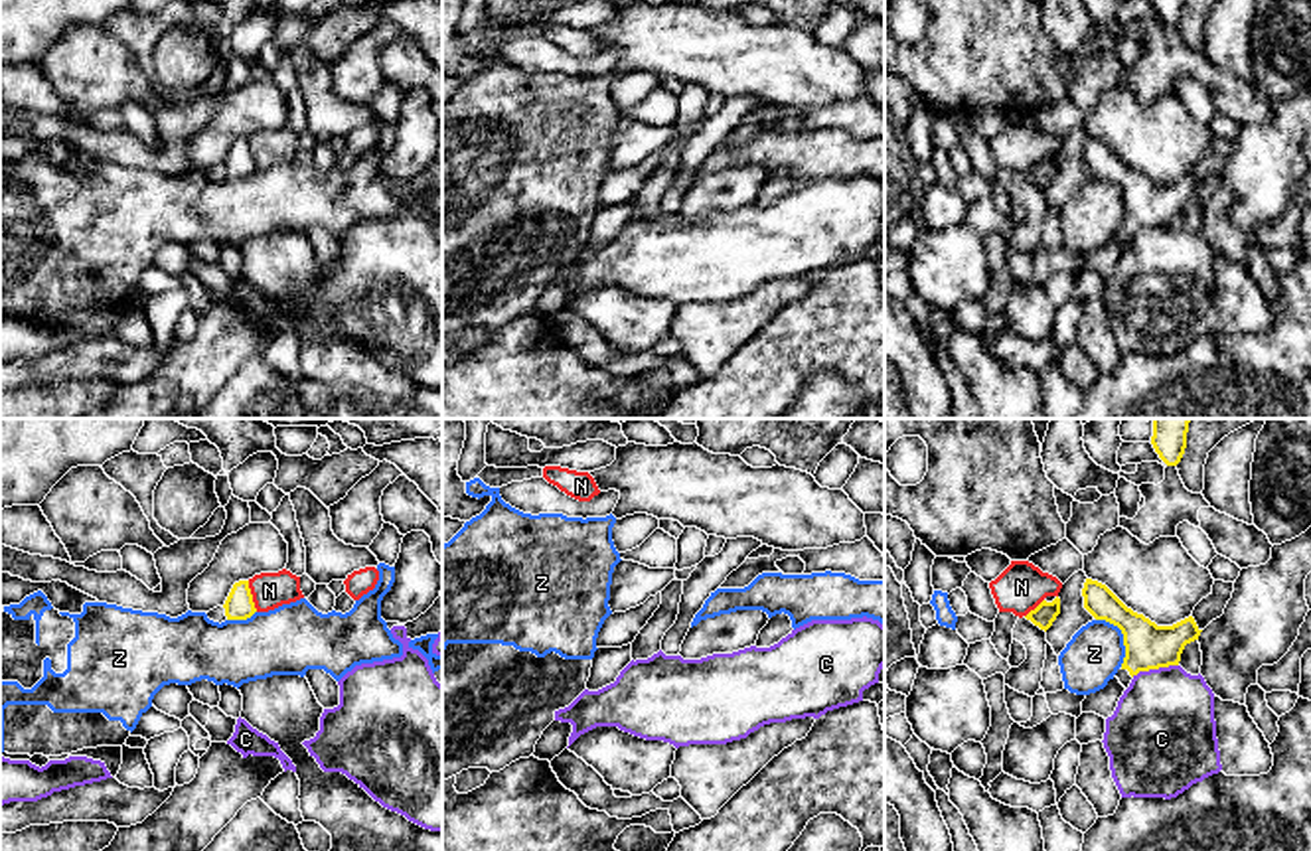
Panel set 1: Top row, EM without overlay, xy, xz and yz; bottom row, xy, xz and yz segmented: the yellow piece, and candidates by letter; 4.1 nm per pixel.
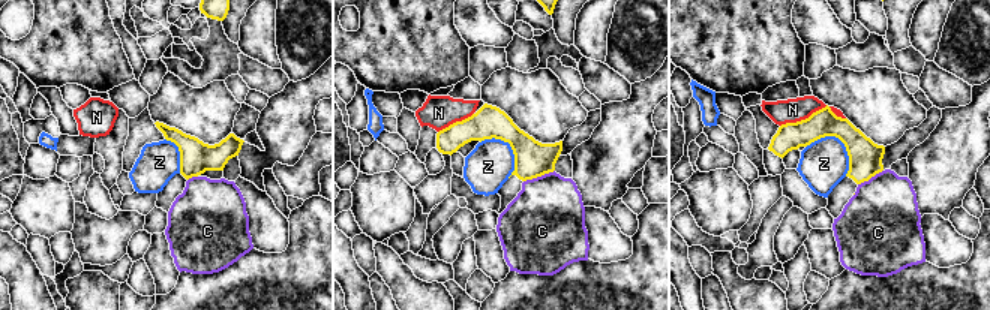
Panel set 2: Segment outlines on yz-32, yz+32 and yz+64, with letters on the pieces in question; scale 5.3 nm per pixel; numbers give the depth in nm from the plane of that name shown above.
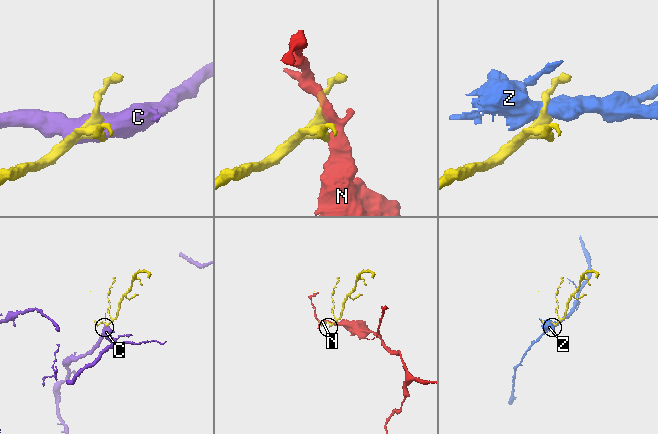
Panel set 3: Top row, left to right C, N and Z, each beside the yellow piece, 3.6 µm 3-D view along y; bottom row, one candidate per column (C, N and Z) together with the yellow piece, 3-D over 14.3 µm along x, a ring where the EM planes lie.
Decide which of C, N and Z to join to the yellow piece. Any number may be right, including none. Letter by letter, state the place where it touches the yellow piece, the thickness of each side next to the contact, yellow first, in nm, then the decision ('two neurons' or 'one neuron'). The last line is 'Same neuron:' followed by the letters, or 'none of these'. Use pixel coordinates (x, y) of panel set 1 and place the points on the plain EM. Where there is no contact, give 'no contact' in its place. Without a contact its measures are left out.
C: yz (1154, 226) | 190/420 nm | two neurons
N: xy (251, 154) | 120/150 nm | two neurons
Z: yz (1124, 194) | 190/240 nm | two neurons
Same neuron: none of these

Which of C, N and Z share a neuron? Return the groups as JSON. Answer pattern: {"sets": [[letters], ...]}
{"sets": [["C"], ["N"], ["Z"]]}

